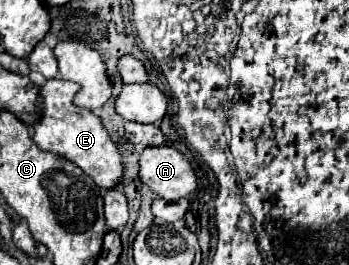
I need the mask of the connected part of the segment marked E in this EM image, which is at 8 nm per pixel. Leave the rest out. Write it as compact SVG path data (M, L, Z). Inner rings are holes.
M49 78L41 86L41 98L43 98L43 114L39 122L31 126L33 142L47 152L59 154L71 162L75 162L87 176L93 178L93 182L101 188L113 188L121 180L123 162L117 152L117 146L113 144L109 132L103 128L99 116L95 116L91 110L75 108L73 96L77 92L77 84L61 80L61 78Z

